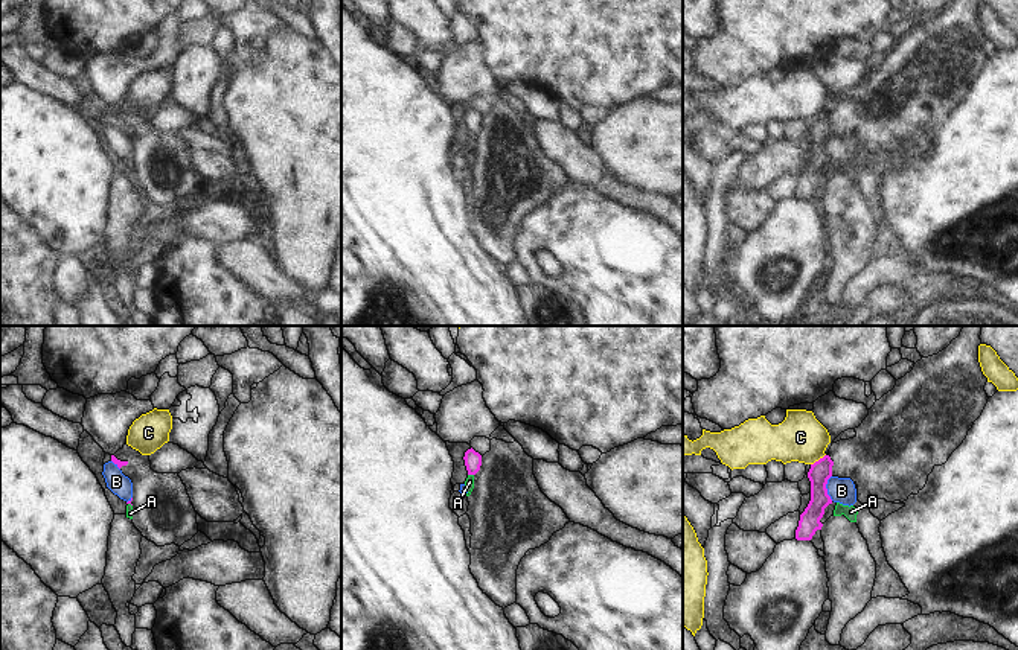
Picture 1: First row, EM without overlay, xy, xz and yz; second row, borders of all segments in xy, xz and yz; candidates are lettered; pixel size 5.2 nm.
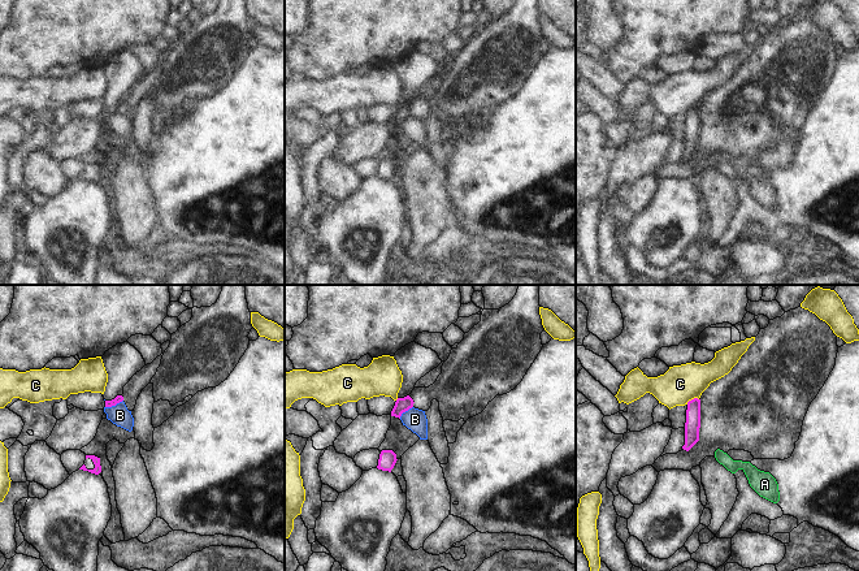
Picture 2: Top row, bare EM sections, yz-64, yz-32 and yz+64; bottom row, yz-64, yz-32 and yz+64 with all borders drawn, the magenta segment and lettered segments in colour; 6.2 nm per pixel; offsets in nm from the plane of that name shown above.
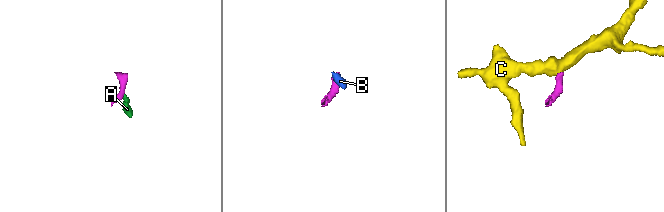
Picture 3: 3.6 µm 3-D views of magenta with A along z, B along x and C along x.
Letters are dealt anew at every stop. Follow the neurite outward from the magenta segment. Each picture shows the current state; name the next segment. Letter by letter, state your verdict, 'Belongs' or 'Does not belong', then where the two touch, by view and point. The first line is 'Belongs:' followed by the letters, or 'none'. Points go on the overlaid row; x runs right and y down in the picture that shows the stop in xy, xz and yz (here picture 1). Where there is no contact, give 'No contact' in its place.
Belongs: none
A: Does not belong. Touches magenta at xz (471, 474)
B: Does not belong. Touches magenta at yz (825, 487)
C: Does not belong. Touches magenta at yz (819, 460)

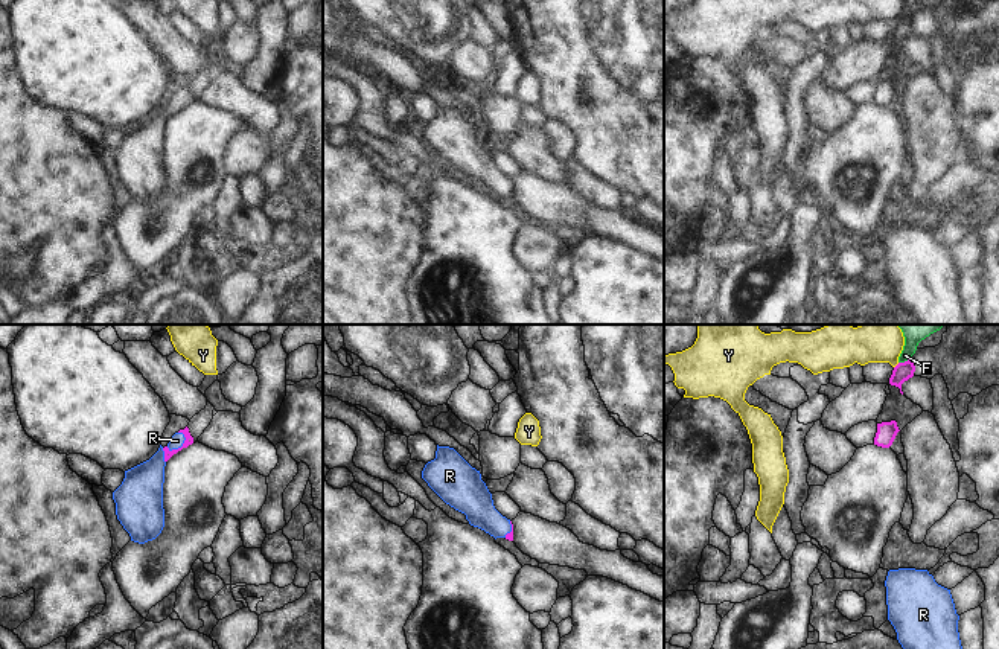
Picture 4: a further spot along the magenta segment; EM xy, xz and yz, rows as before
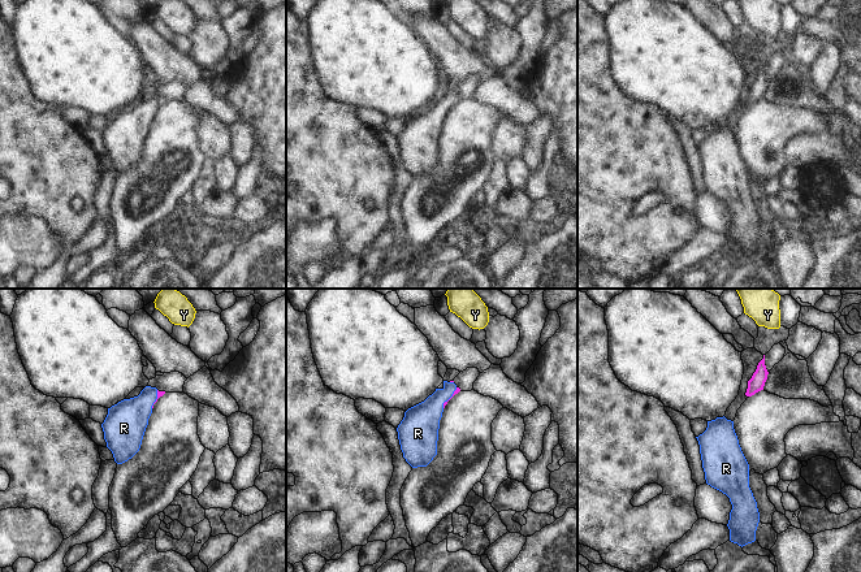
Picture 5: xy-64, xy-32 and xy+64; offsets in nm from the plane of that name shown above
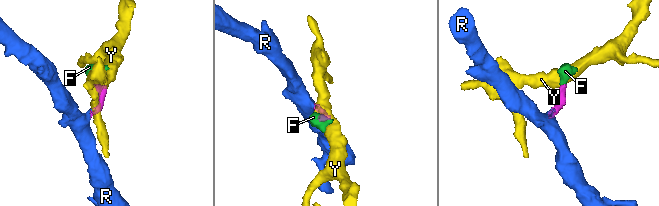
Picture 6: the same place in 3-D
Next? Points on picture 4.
Belongs: F, R
F: Belongs. Touches magenta at yz (905, 361)
R: Belongs. Touches magenta at xy (178, 448)
Y: Does not belong. Touches magenta at yz (896, 366)

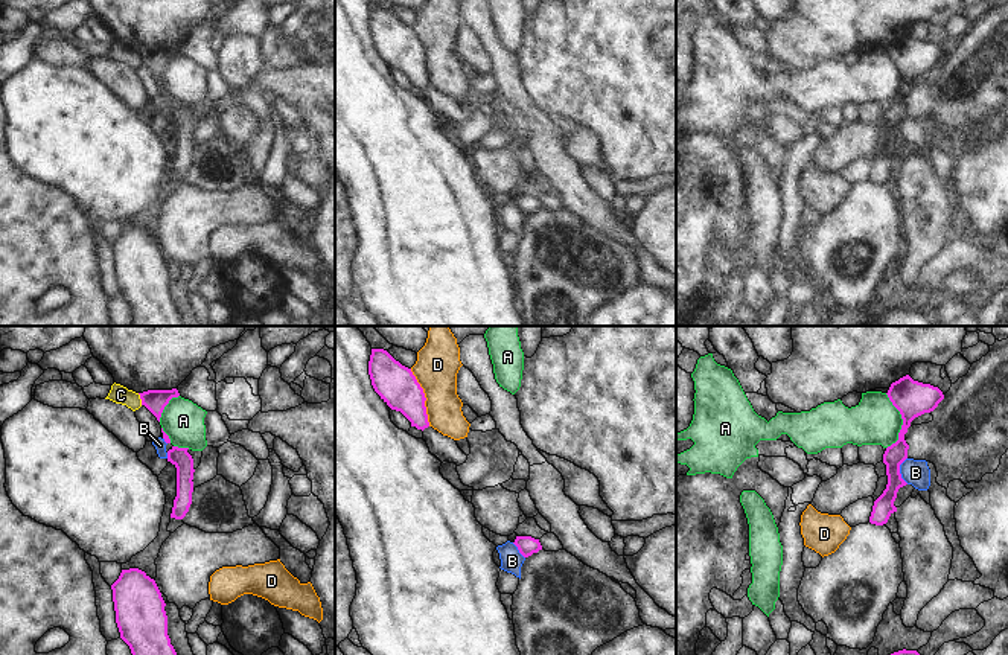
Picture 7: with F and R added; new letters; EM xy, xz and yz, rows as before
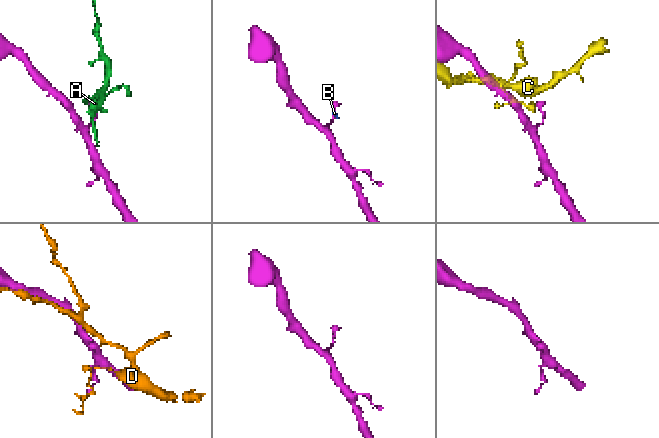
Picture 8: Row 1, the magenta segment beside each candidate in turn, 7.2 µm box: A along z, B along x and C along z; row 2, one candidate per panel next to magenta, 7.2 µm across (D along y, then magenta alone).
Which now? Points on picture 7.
Belongs: none
A: Does not belong. Touches magenta at yz (903, 422)
B: Does not belong. Touches magenta at yz (899, 471)
C: Does not belong. Touches magenta at xy (140, 398)
D: Does not belong. Touches magenta at xz (425, 398)

